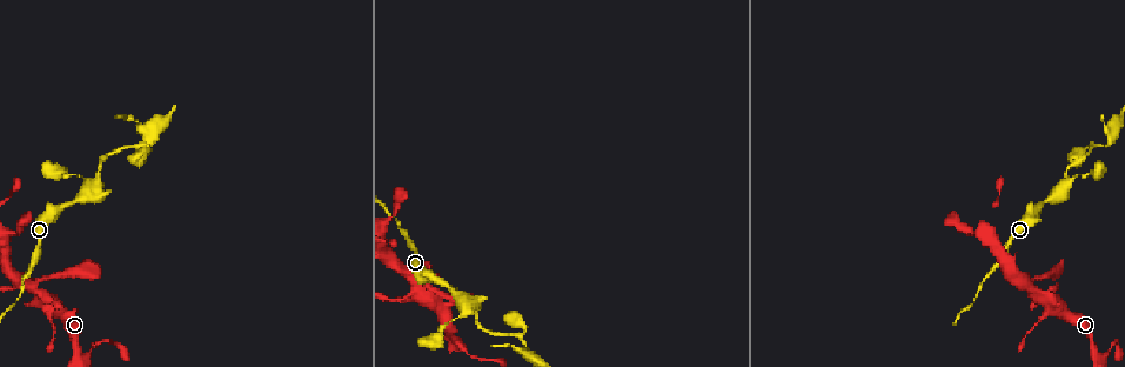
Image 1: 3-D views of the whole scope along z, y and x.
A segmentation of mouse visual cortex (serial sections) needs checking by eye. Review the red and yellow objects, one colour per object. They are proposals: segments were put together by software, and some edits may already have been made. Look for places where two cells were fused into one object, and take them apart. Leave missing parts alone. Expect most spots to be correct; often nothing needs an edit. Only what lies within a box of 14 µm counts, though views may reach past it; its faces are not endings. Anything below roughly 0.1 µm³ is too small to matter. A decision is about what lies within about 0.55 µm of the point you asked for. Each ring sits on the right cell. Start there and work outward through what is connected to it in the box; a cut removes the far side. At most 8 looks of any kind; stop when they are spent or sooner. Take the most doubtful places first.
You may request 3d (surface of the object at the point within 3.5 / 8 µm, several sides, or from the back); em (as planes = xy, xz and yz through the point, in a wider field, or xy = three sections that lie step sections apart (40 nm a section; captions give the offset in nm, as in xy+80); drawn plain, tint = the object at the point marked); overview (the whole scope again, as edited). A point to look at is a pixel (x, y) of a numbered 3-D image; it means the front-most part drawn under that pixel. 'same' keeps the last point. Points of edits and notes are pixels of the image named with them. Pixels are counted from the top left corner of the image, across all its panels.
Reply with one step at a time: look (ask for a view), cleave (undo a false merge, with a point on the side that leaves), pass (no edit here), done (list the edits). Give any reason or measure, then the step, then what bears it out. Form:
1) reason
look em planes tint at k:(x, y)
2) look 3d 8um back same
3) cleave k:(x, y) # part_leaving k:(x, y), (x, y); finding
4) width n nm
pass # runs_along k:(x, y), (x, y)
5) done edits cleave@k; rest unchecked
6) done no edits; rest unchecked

abrupt turn
look 3d 8um at 1:(423, 295)

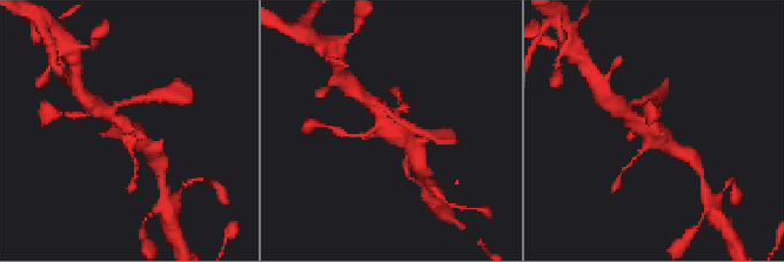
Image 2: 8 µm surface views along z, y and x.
look 3d 3.5um back at 2:(120, 133)

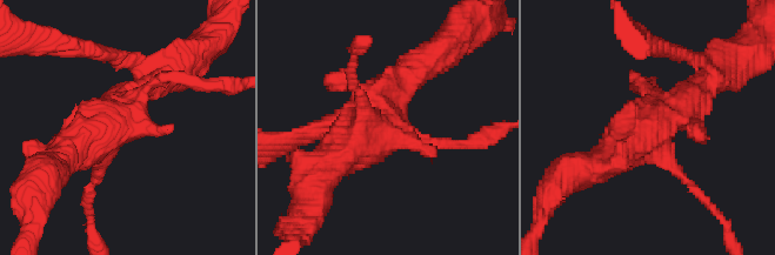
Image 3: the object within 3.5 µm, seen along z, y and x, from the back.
look em xy step 5 tint at 3:(645, 118)

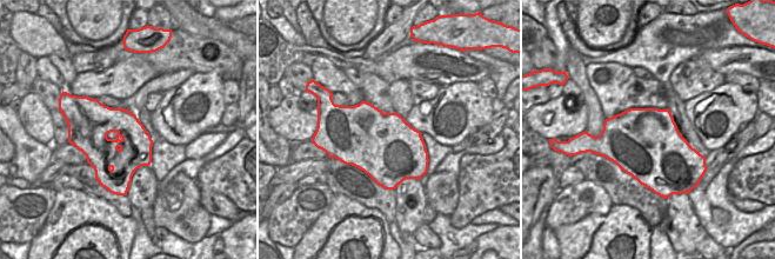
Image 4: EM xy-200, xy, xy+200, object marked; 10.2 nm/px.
pass # runs_along 3:(313, 187), (382, 129), (393, 91); continuous, no second cell

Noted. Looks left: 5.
arms part here
look 3d 3.5um at 1:(464, 310)

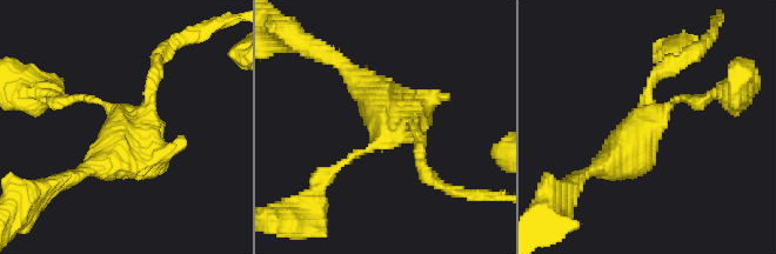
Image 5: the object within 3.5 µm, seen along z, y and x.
look em xy step 3 plain at 5:(120, 124)

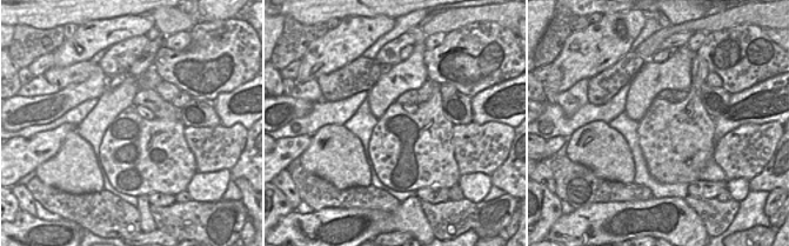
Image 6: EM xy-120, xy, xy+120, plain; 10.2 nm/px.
where the object lies
look em xy step 3 tint same

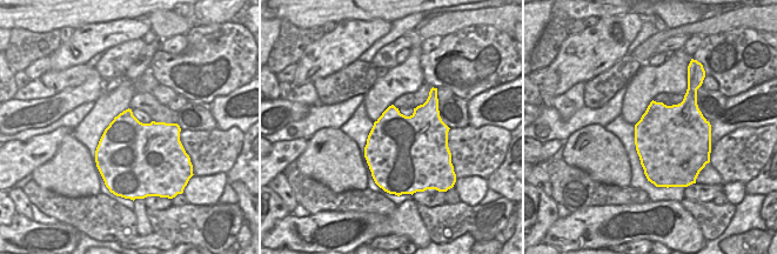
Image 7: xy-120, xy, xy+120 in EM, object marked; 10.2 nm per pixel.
pass # runs_along 5:(81, 174), (147, 124), (158, 73); continuous, no second cell

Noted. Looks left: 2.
narrows sharply
look 3d 3.5um at 1:(974, 231)

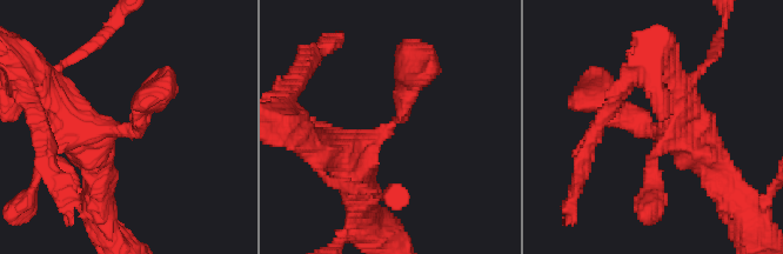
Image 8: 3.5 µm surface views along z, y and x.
look em planes tint at 8:(135, 132)

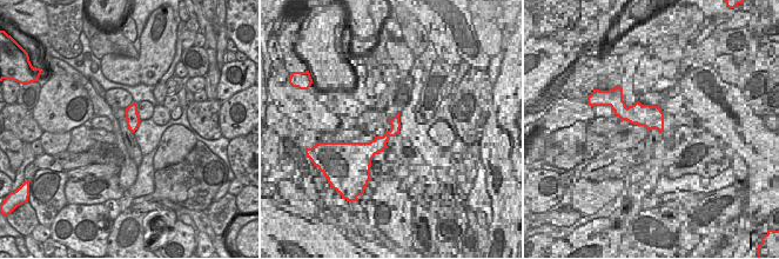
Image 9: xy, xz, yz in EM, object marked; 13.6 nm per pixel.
width 190 nm
pass # runs_along 8:(356, 175), (426, 67); continuous, no second cell

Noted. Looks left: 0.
done no edits; rest unchecked

